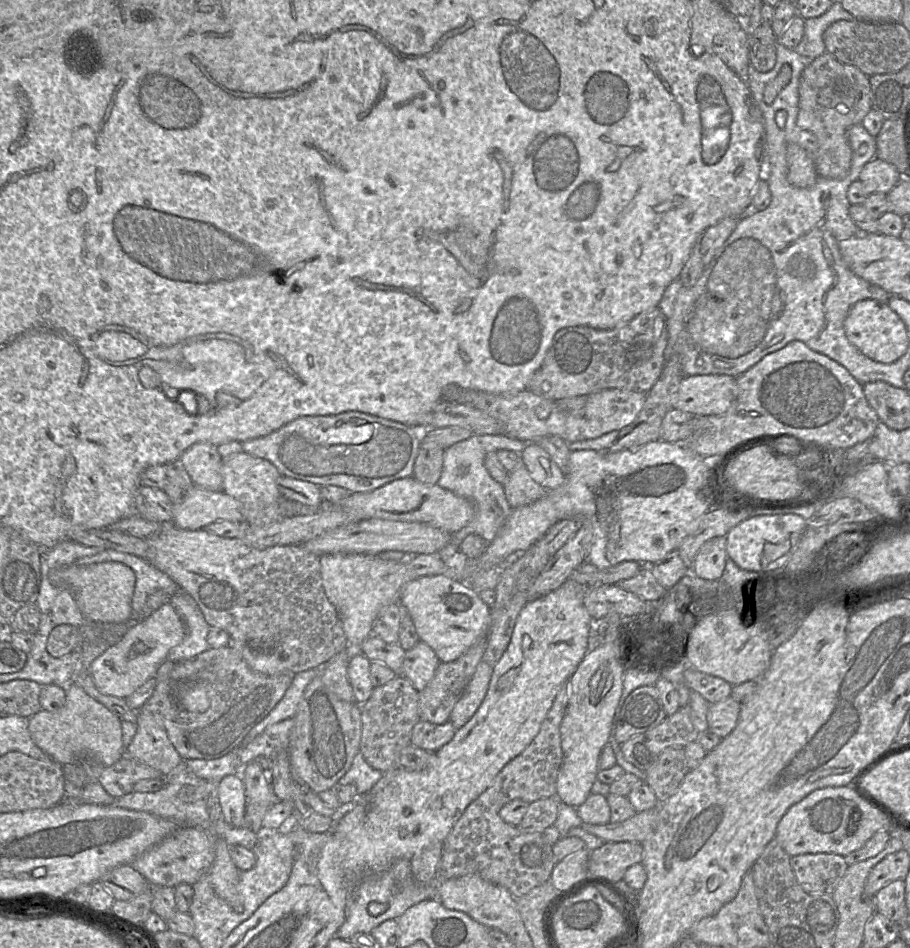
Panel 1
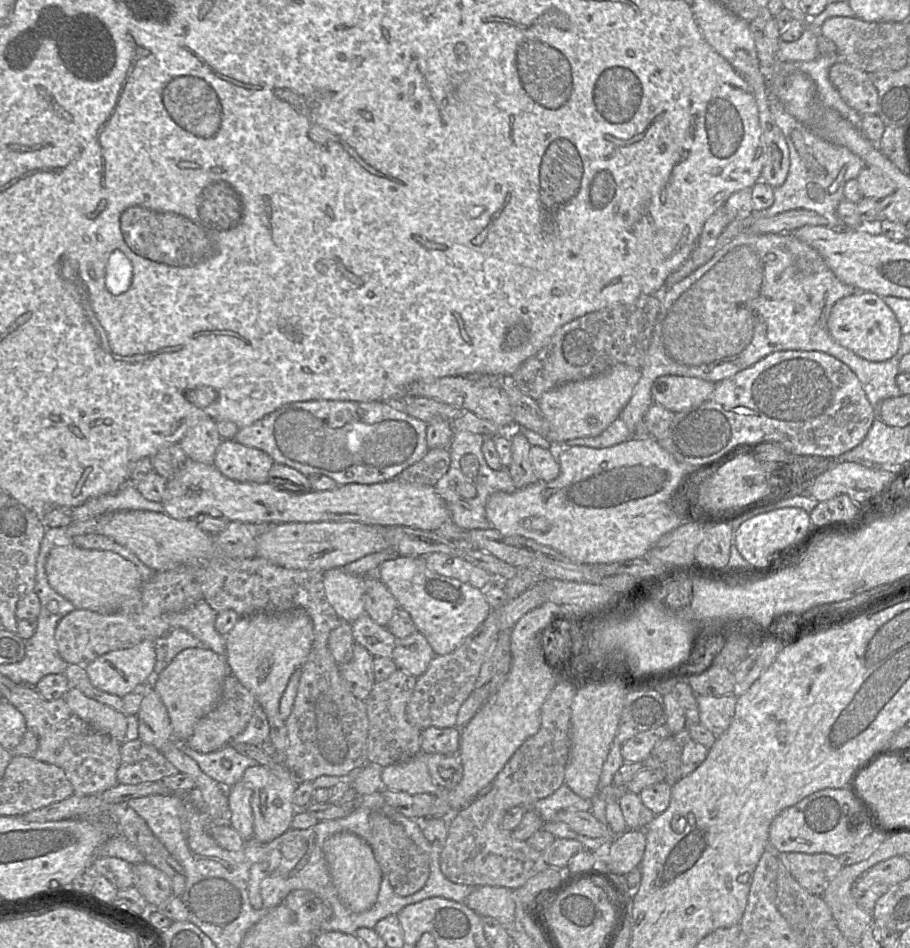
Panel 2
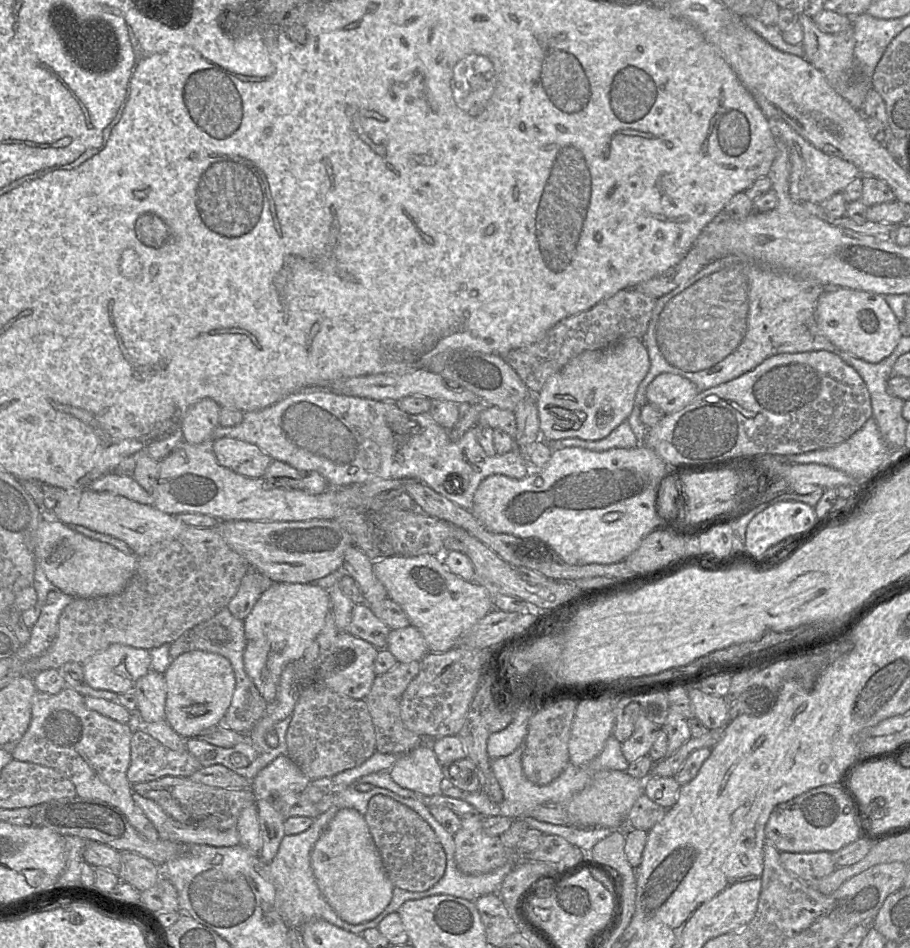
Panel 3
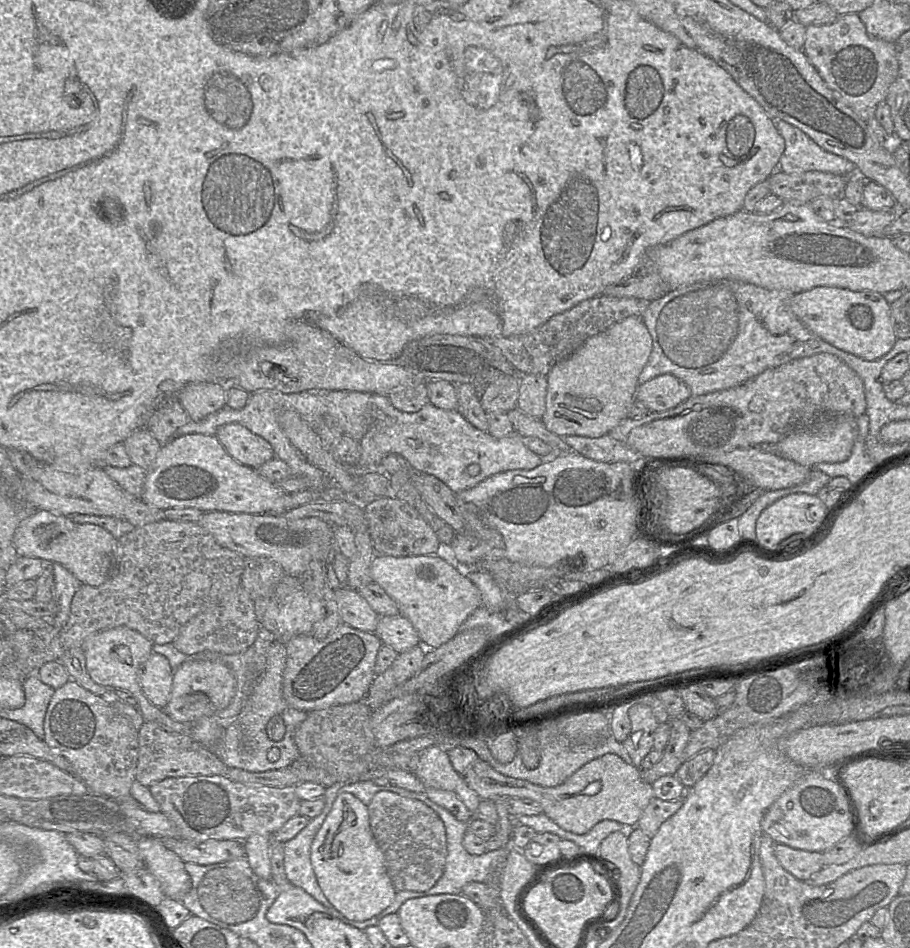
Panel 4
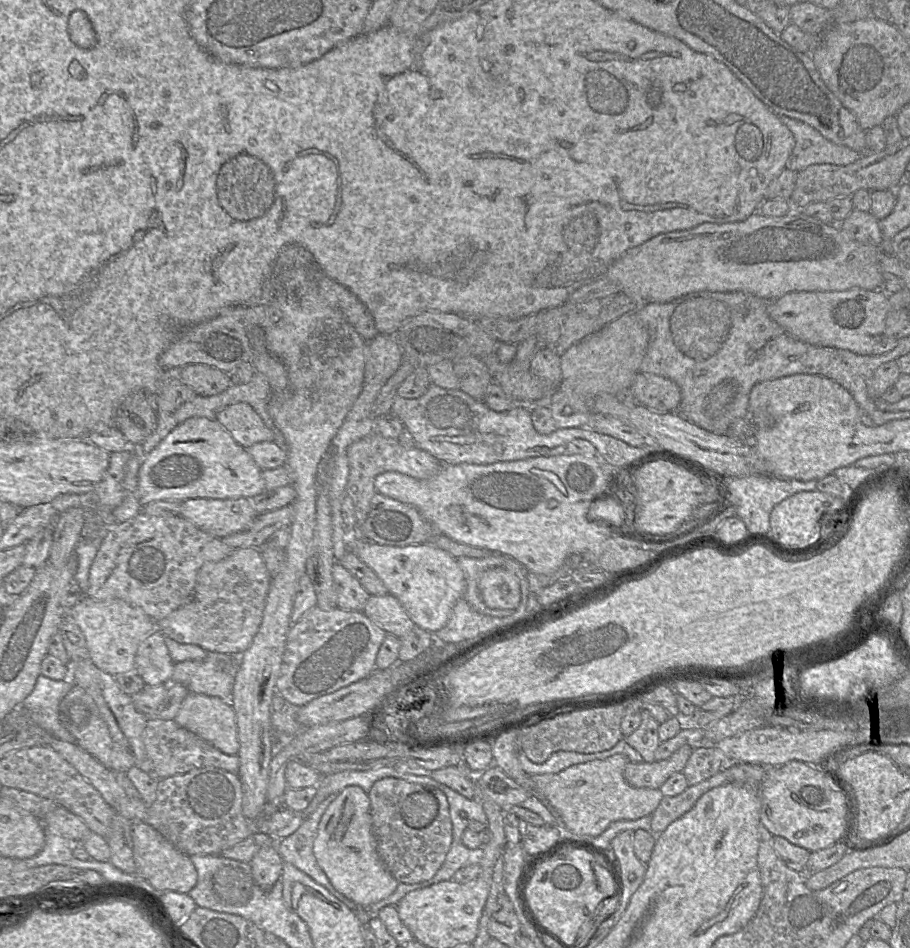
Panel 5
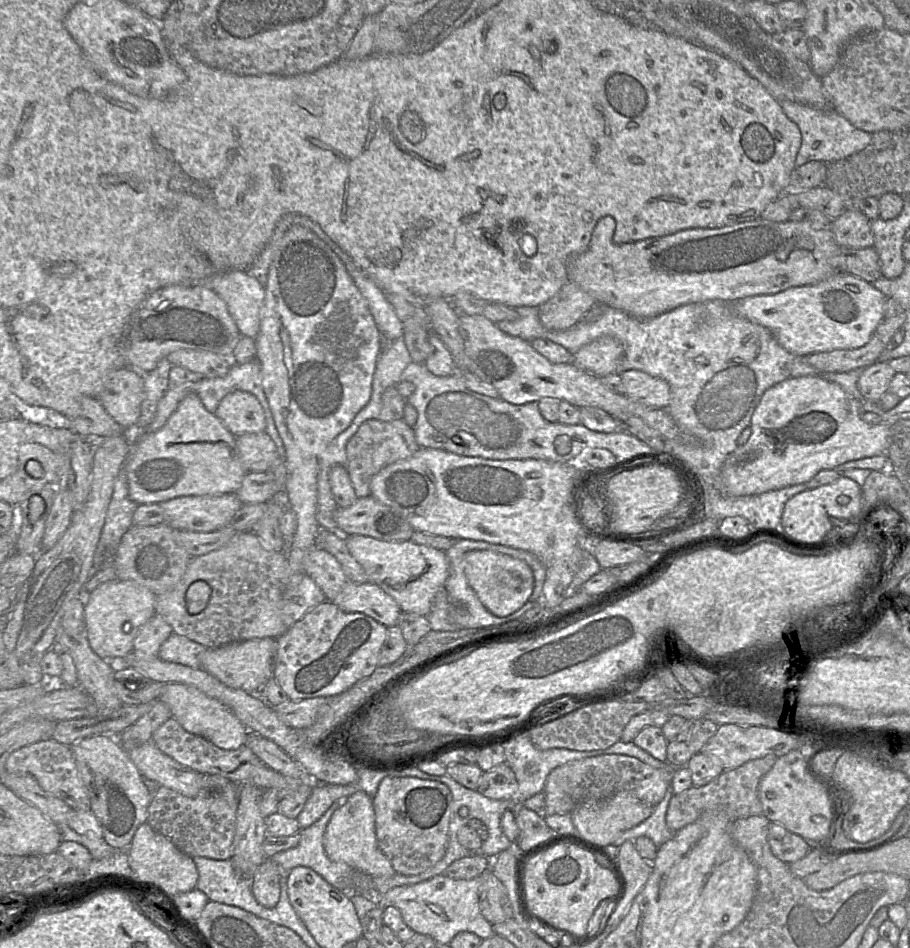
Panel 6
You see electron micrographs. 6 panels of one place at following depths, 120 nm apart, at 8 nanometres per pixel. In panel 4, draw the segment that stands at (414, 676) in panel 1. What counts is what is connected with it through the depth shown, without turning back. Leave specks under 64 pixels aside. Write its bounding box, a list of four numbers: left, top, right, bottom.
[375,614,421,654]

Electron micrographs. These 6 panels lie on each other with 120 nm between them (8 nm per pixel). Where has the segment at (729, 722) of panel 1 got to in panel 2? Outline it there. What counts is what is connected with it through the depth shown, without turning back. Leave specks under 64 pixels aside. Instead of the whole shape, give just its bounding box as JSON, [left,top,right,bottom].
[696,694,737,737]

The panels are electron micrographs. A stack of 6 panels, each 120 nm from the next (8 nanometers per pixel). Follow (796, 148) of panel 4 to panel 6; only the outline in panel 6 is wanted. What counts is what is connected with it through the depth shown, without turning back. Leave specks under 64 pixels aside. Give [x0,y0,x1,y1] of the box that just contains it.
[778,100,873,167]

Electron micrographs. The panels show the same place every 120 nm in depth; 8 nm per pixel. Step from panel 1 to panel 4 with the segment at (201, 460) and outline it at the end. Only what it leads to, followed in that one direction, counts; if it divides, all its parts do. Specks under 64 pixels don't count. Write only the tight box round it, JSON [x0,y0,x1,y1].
[179,382,227,421]

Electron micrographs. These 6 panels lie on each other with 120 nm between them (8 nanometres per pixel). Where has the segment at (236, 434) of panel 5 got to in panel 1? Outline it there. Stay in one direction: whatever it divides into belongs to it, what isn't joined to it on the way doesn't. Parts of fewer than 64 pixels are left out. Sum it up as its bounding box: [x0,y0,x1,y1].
[222,452,284,525]

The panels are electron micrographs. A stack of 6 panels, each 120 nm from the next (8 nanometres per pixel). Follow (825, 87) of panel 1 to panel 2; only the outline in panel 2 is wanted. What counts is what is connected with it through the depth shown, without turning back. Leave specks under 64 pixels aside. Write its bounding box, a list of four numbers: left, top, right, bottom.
[829,61,878,115]

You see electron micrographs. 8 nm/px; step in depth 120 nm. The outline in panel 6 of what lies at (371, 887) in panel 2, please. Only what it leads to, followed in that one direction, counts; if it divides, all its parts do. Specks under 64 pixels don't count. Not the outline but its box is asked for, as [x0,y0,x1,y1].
[324,791,395,877]

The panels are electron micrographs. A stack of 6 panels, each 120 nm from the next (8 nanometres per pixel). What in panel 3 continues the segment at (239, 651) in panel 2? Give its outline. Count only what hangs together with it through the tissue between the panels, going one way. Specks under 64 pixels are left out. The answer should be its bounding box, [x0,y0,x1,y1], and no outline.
[244,582,330,704]

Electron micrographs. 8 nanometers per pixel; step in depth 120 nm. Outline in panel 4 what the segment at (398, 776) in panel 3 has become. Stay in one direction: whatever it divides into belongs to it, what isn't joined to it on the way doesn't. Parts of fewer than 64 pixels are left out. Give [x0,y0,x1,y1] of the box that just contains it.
[414,746,481,812]

